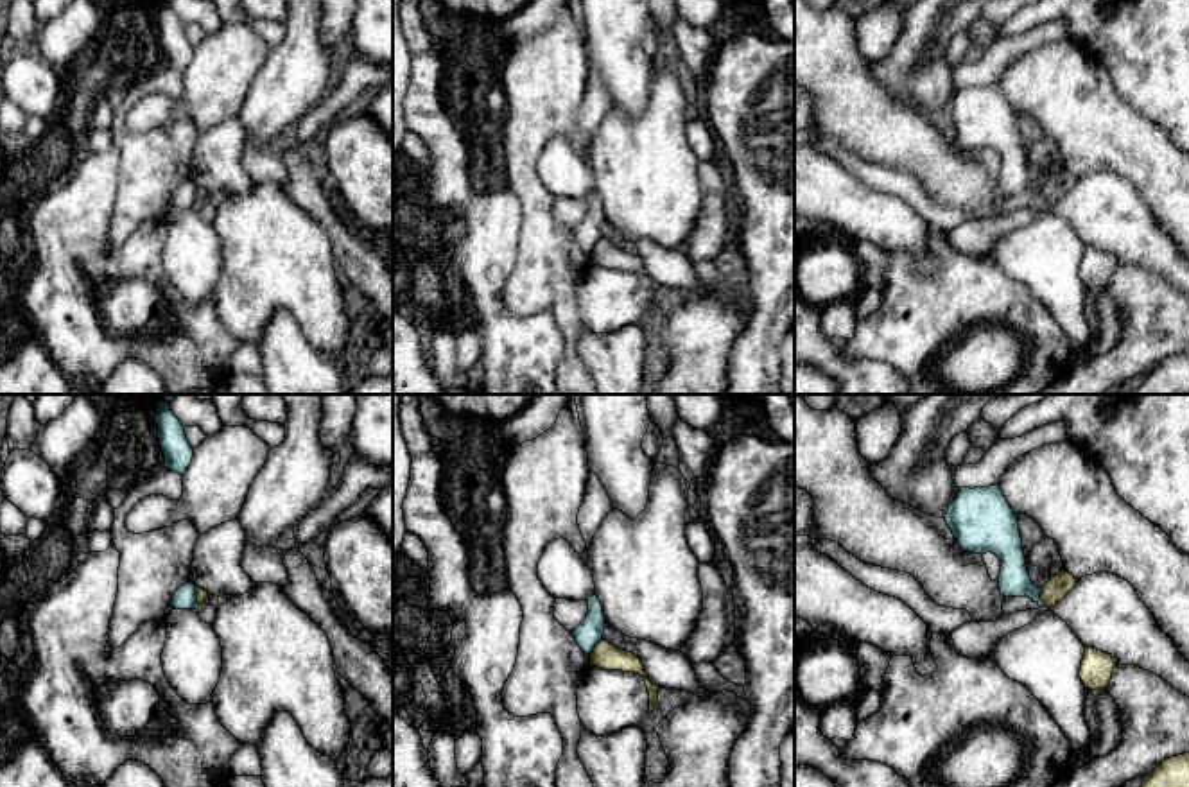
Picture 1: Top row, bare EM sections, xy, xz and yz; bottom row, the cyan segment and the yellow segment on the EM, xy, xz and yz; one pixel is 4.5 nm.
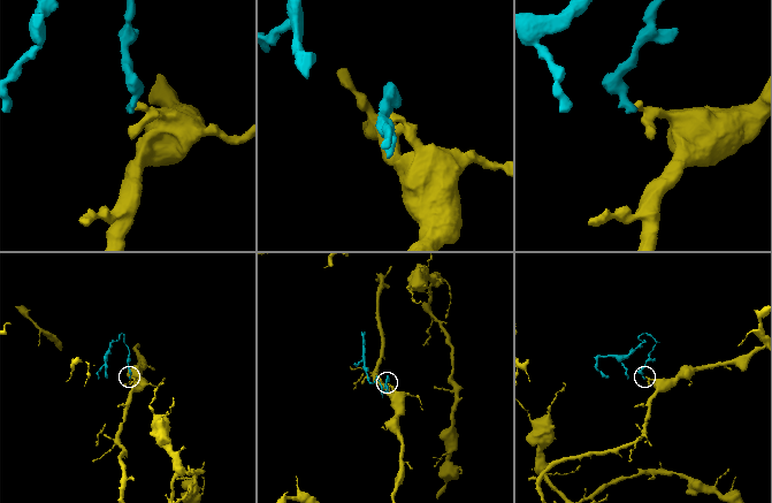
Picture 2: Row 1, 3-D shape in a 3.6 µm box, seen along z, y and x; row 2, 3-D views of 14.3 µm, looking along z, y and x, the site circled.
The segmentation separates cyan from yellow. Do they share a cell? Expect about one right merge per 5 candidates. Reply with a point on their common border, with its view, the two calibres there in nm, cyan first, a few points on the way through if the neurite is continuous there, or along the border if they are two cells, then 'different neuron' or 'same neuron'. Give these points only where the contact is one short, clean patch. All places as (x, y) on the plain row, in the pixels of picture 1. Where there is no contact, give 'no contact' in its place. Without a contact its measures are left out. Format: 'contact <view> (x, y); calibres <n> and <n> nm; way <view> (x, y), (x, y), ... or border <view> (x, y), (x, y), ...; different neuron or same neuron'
contact yz (1039, 196); calibres 140 and 100 nm; border yz (1041, 187), (1044, 203); different neuron

